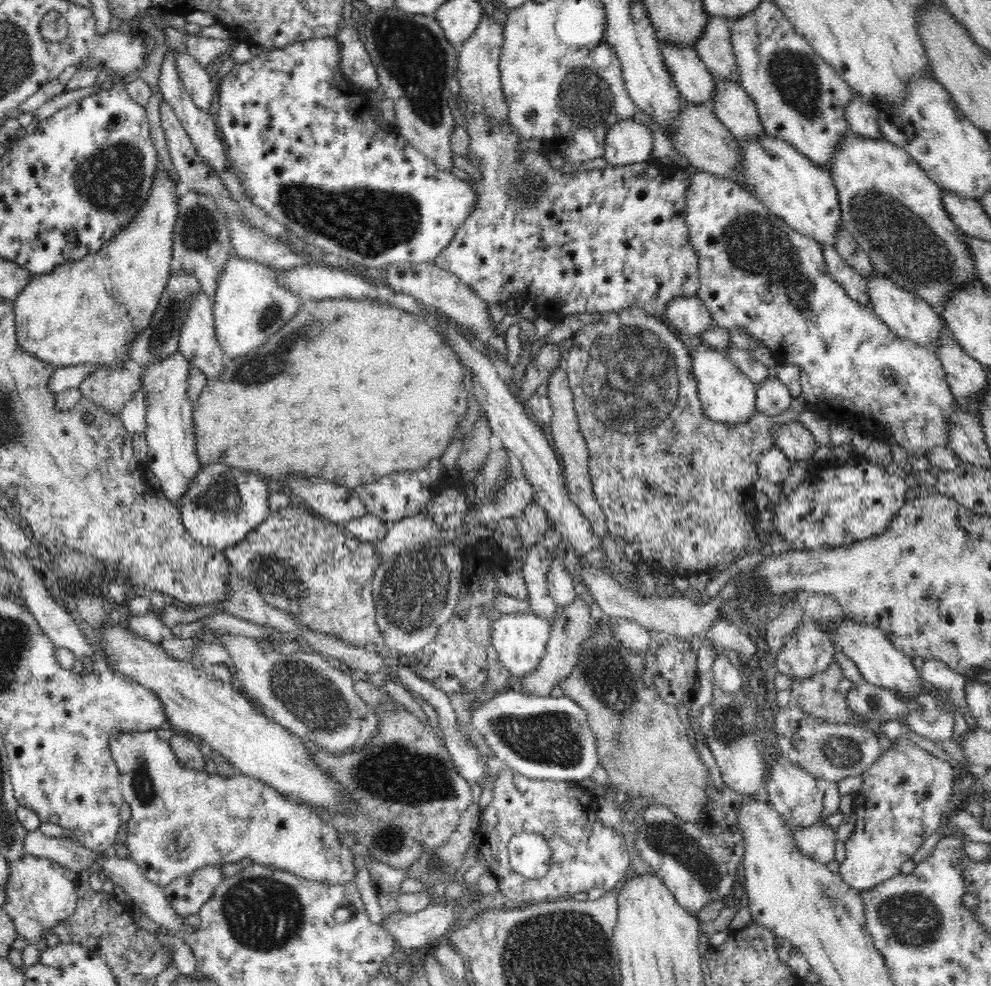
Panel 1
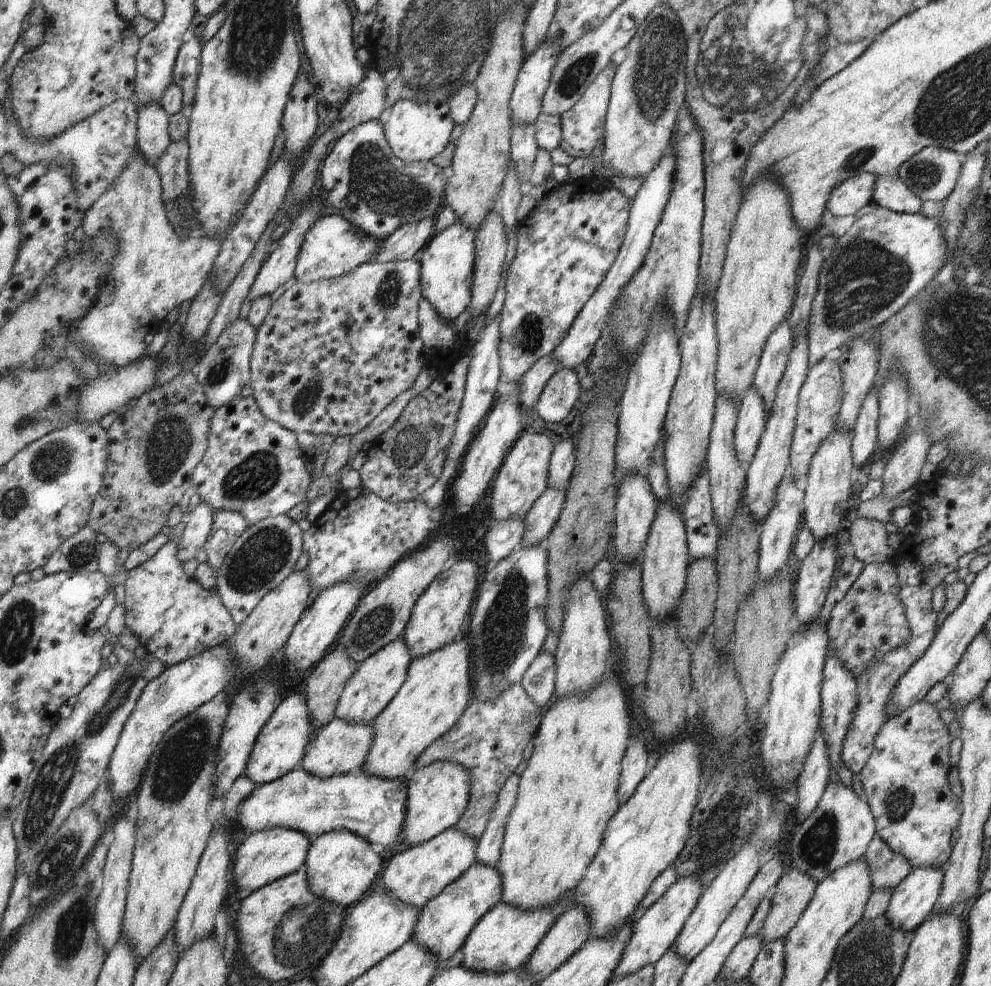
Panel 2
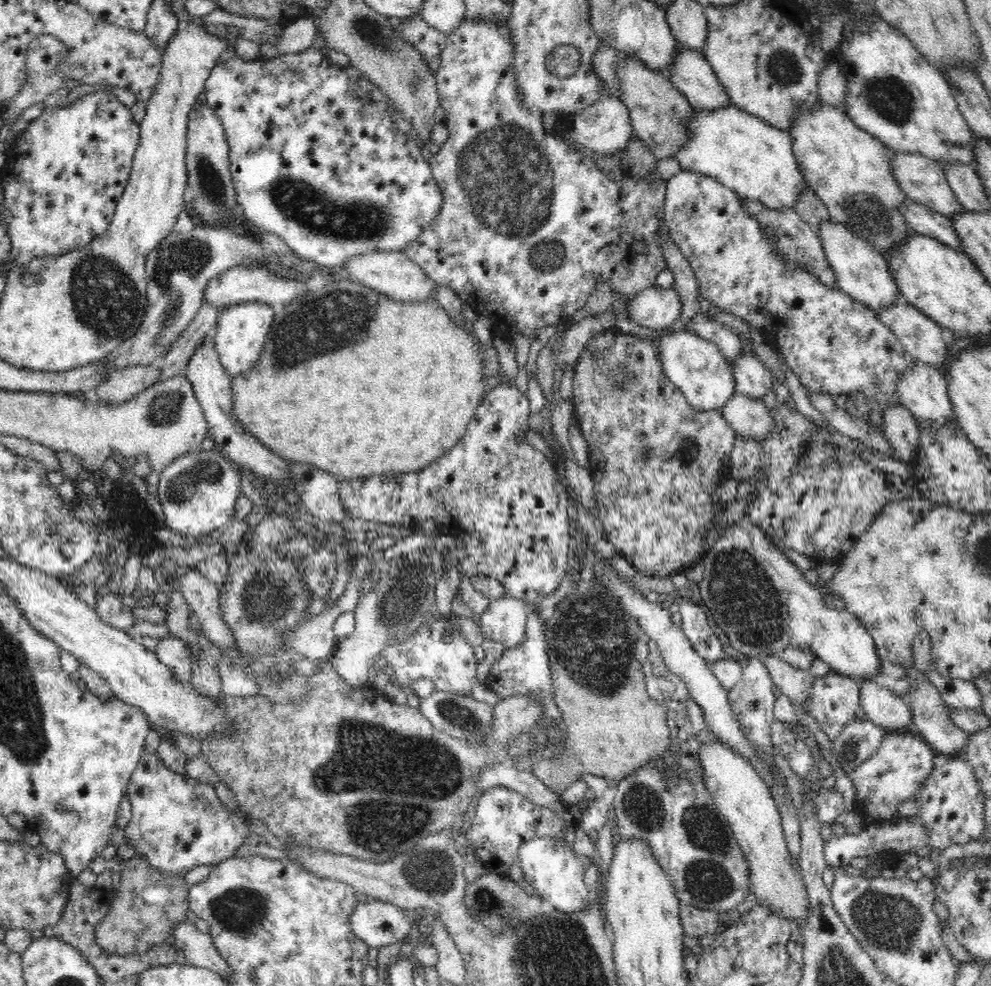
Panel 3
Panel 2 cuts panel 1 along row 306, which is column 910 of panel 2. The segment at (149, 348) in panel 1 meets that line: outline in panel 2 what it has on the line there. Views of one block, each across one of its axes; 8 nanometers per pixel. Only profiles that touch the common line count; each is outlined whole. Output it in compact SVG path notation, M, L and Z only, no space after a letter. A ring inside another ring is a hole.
M931 145L904 162L897 175L922 202L942 202L954 191L962 166L956 151Z

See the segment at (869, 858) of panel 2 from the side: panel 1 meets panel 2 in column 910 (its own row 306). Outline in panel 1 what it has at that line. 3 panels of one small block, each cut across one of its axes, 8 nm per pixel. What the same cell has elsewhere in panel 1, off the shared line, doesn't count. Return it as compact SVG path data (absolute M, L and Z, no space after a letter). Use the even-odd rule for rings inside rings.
M821 244L821 246L831 278L840 287L845 288L847 296L851 300L856 300L874 311L874 307L870 305L870 300L868 299L868 289L863 277L841 258L841 255L838 254L833 246L827 246L826 244Z

